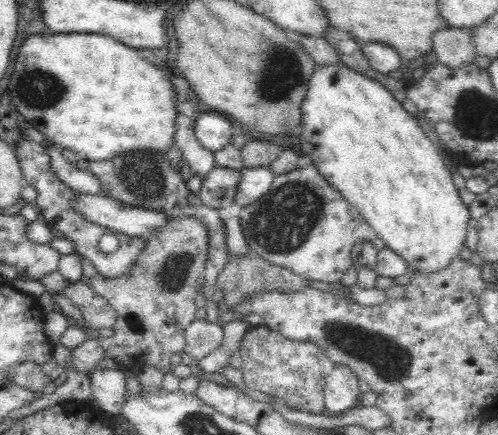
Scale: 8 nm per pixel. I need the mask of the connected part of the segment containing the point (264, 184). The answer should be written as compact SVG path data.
M268 166L241 168L242 178L237 186L235 203L245 207L258 200L259 196L266 194L270 190L275 177L274 172Z

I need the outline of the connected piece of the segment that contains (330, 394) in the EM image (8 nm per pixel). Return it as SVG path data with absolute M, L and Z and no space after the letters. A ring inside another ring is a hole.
M335 365L334 370L327 376L323 390L325 410L332 415L340 414L359 405L361 392L359 378L351 368Z

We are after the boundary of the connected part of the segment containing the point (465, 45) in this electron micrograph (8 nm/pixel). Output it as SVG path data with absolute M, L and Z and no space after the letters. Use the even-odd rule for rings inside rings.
M444 28L434 34L432 58L448 68L460 68L473 62L477 55L467 30Z

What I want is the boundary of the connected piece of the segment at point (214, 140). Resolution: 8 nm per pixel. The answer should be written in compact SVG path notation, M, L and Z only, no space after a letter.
M212 111L200 112L194 121L194 128L200 144L212 152L230 144L234 135L230 120Z

